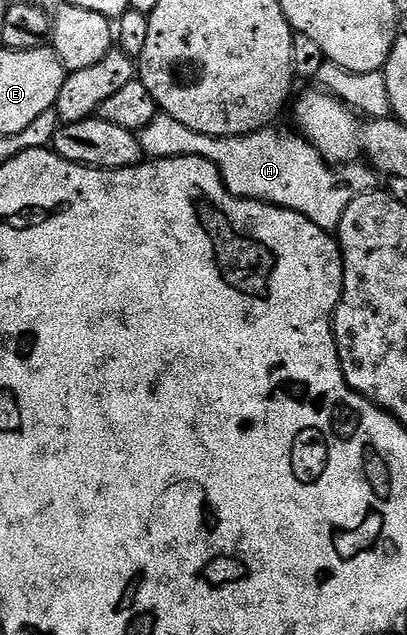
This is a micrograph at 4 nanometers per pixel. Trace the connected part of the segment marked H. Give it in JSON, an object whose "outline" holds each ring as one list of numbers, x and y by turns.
{"outline":[[159,114,153,119,151,126,147,126,140,132,139,139,141,151,149,160,166,160,184,156,203,158,217,167,221,181,231,195,243,200,264,200,266,204,275,204,278,208,295,210,303,214,303,218,315,222,315,226,319,226,324,232,336,233,339,222,343,218,343,210,347,210,347,206,351,206,355,198,359,198,365,192,374,191,378,187,378,173,365,162,340,166,327,164,324,158,309,145,308,140,296,131,273,131,262,130,246,136,208,136,183,126,183,122,175,122,175,118]]}

